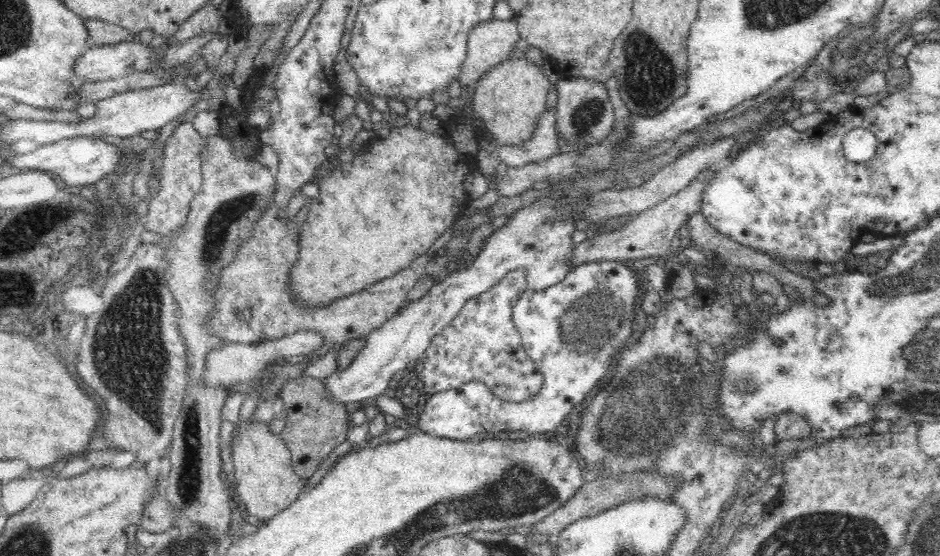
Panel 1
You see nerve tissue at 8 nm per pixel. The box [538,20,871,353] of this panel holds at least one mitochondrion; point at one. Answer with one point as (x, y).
(649, 75)

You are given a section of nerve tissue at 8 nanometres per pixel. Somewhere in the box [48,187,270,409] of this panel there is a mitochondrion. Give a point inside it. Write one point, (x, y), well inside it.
(240, 205)

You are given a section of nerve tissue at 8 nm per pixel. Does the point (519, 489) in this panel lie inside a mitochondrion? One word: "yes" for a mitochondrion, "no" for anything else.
yes

